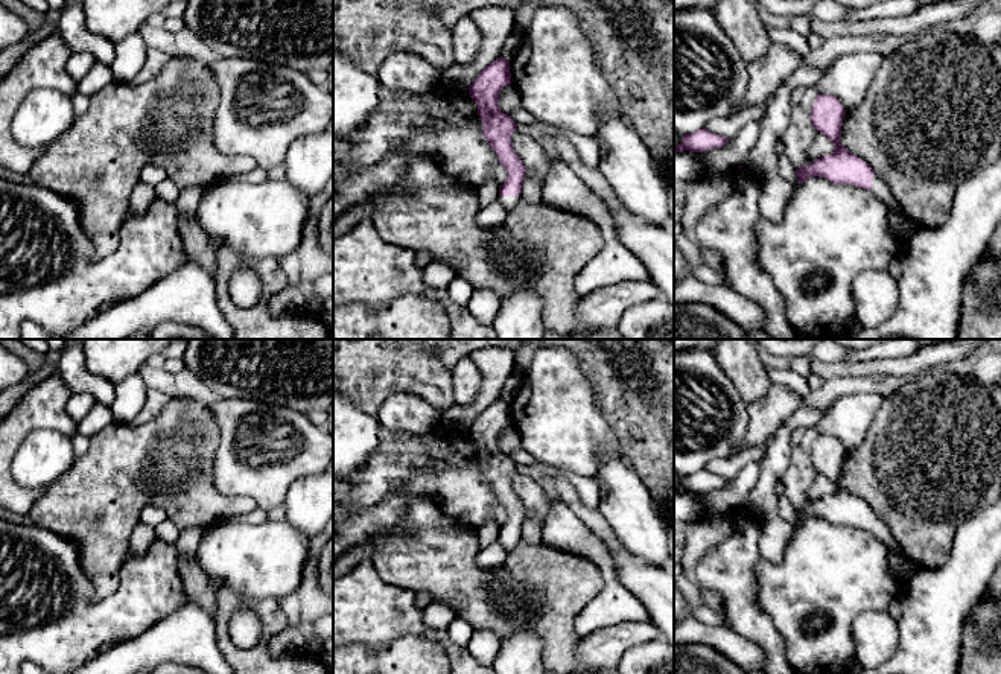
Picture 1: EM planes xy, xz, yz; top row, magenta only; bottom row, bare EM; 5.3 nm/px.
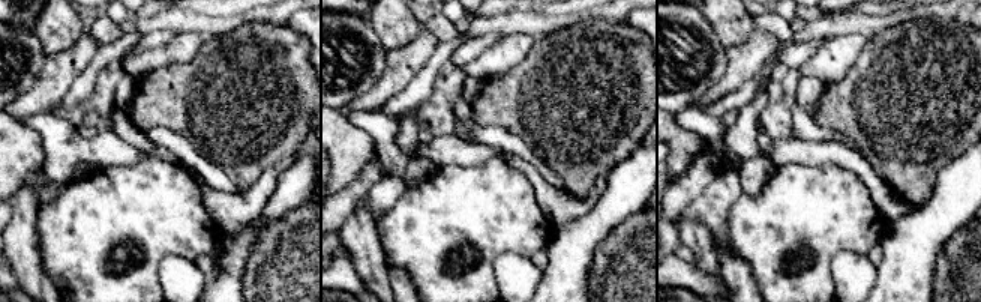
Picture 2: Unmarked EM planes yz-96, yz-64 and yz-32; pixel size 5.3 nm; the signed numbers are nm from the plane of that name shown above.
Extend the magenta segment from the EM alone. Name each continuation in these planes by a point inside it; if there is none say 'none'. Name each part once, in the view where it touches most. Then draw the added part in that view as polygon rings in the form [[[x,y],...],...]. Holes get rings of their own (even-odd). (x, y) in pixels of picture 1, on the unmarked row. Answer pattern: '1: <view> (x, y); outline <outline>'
1: xz (508, 543); outline [[[499,537],[497,542],[502,546],[502,549],[507,552],[507,555],[517,546],[519,537]]]

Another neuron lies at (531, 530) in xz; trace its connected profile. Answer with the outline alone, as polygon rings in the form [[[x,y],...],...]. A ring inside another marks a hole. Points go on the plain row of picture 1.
[[[526,519],[522,525],[520,540],[528,545],[540,545],[542,543],[542,523],[537,519]]]

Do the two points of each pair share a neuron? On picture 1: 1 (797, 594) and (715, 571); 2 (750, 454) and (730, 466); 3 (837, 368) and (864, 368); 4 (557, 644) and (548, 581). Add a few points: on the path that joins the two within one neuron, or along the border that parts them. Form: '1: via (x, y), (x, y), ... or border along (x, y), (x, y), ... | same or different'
1: border along (759, 559), (755, 600), (769, 615) | different
2: via (746, 457), (735, 464) | same
3: via (843, 368), (858, 368) | same
4: via (556, 629), (548, 597) | same

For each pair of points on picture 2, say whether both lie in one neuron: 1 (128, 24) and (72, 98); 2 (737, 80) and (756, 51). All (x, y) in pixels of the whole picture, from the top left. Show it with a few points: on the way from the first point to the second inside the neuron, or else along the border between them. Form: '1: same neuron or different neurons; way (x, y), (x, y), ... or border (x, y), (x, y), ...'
1: different neurons; border (134, 30), (123, 33)
2: same neuron; way (737, 72), (749, 59)

